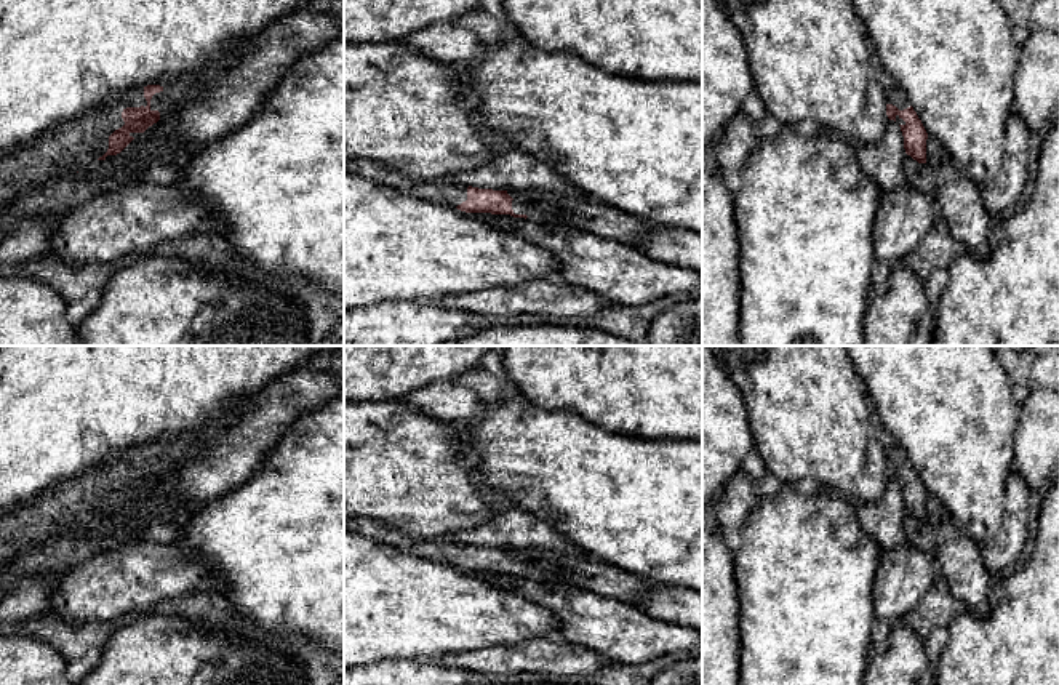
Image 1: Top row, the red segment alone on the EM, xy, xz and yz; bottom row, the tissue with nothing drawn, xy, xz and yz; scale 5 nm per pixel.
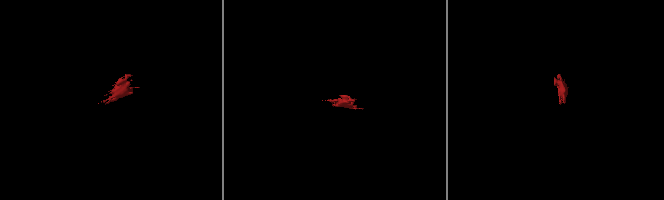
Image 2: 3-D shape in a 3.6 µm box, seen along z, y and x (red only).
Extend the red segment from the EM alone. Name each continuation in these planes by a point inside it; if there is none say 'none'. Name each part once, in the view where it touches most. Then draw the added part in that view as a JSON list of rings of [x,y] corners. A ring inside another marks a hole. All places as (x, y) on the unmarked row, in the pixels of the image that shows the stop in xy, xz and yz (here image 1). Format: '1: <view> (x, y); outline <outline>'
1: xy (178, 450); outline [[[174,435],[160,451],[152,455],[150,469],[158,469],[165,475],[181,463],[192,459],[195,450],[197,447],[190,439]]]

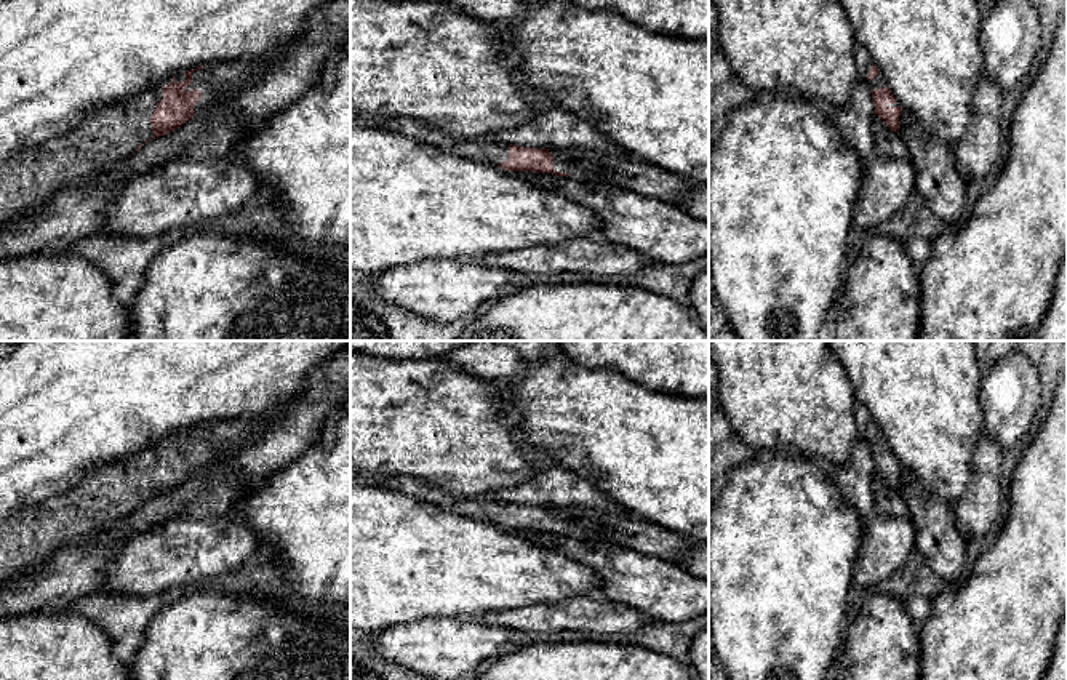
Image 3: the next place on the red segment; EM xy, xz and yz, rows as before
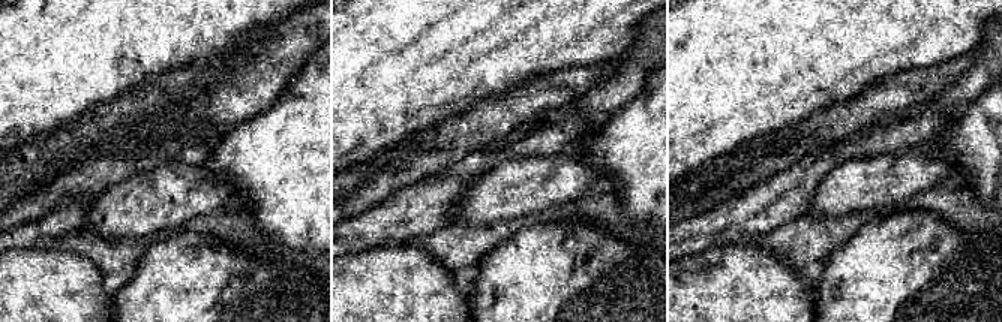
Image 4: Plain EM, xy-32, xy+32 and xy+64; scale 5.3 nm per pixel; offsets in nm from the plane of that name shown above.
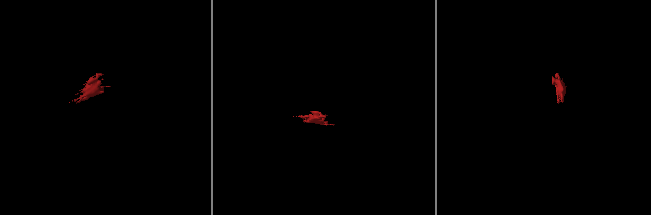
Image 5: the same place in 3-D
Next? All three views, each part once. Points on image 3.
1: xy (216, 439); outline [[[254,418],[205,422],[192,432],[192,442],[186,448],[202,450],[202,458],[194,464],[195,472],[221,464],[232,448],[254,438],[261,429],[261,422]]]

